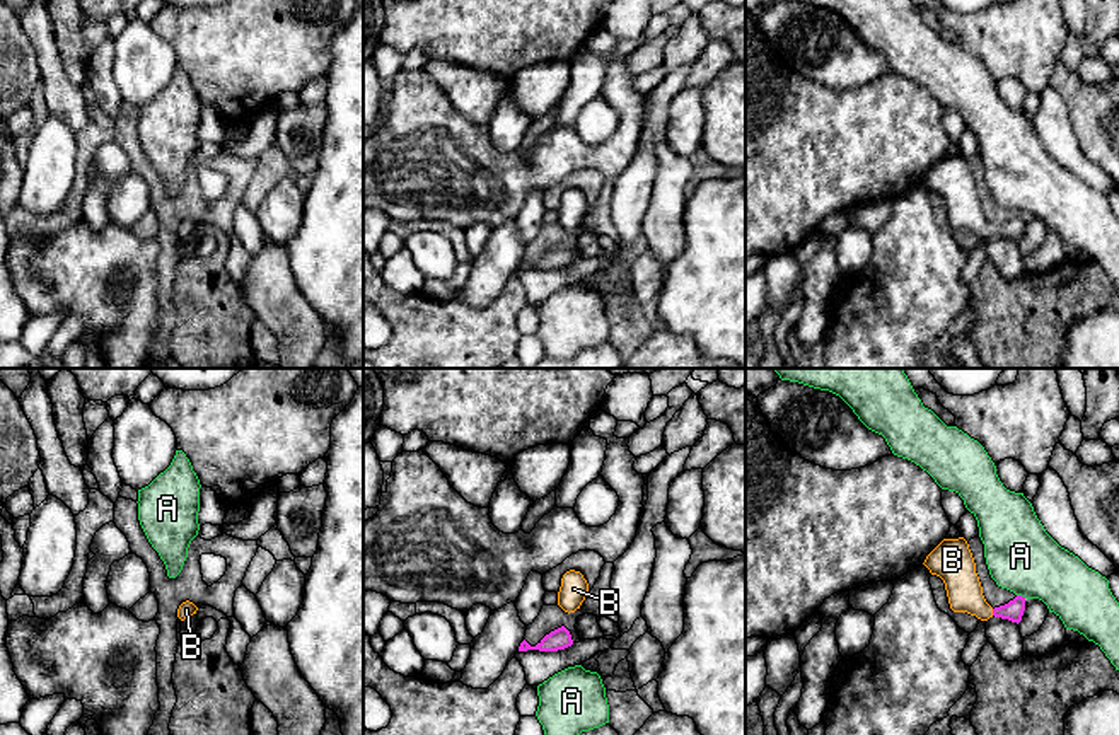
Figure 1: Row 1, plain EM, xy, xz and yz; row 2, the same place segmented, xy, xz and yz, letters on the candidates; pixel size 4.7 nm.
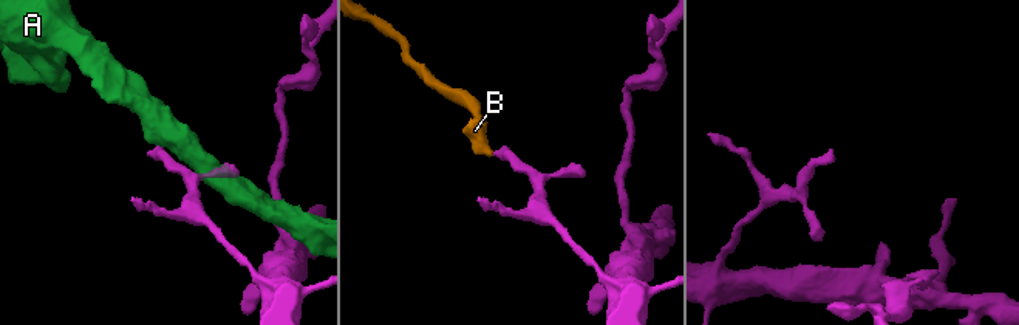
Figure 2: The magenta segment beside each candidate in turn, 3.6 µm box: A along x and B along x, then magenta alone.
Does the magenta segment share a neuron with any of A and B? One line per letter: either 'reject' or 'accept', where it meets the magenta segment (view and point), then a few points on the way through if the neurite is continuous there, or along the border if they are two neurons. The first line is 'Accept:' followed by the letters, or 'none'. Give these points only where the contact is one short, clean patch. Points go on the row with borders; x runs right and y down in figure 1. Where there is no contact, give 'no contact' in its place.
Accept: B
A: reject; contact yz (1020, 596); border yz (1017, 594), (1026, 597)
B: accept; contact yz (993, 613); way yz (1012, 611), (993, 613), (962, 585)

